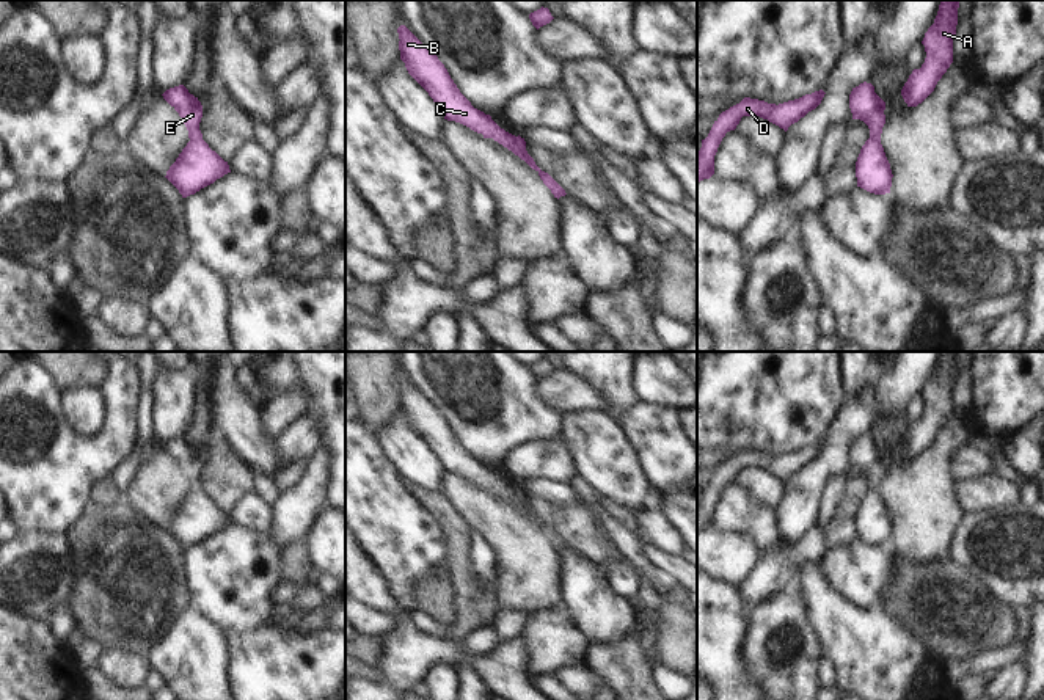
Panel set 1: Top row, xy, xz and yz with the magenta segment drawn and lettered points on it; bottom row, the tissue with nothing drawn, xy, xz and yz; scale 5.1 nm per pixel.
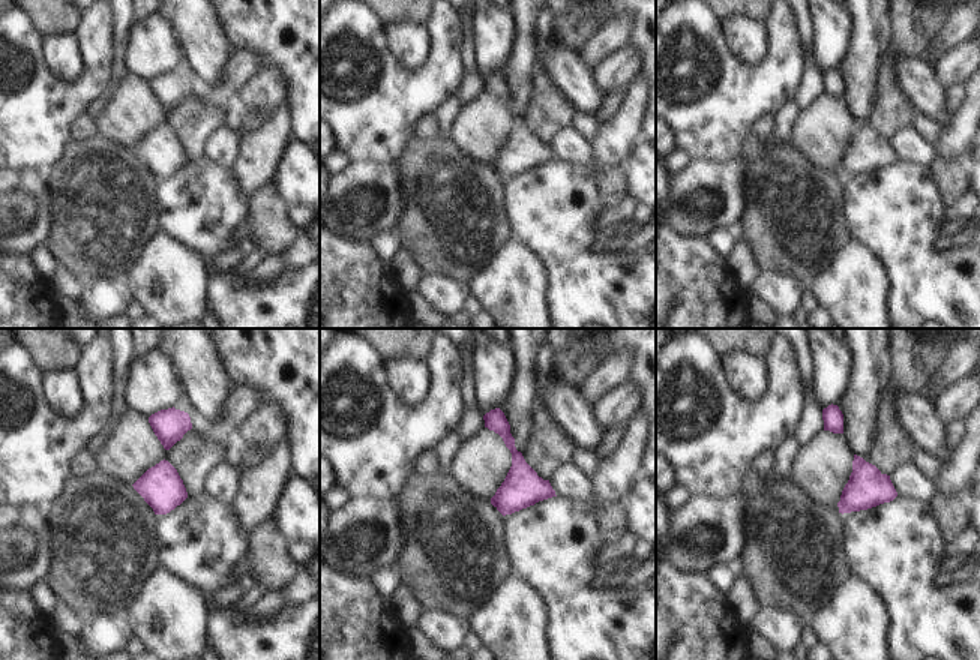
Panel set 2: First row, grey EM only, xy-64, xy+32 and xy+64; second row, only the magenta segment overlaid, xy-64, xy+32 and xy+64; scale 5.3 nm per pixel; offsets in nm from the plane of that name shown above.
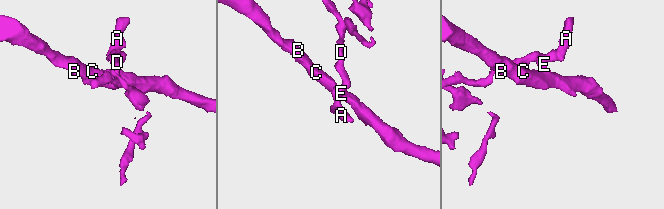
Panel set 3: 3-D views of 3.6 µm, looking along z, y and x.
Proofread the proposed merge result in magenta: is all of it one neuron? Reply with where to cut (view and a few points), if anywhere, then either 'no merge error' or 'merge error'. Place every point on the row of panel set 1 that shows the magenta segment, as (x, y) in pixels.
cut xy (201, 137), (190, 140); merge error

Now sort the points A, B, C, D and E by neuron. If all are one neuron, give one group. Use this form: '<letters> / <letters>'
A D E / B C

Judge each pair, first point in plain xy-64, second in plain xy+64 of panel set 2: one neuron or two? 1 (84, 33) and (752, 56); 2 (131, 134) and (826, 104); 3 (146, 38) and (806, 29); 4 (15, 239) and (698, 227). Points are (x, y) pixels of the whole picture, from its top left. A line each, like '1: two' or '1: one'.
1: two
2: one
3: two
4: one

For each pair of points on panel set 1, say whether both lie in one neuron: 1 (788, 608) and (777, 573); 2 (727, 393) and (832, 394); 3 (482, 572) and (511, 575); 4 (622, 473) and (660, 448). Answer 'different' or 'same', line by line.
1: different
2: same
3: different
4: different

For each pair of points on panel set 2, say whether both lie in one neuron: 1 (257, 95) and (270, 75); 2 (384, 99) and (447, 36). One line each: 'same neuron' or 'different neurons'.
1: same neuron
2: same neuron

